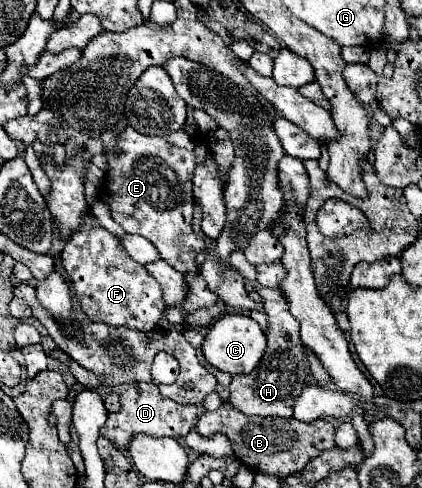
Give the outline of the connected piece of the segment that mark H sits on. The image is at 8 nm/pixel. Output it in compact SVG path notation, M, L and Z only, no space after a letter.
M235 250L229 258L229 266L235 268L263 298L265 312L269 318L269 332L267 332L267 352L261 358L259 366L251 374L233 376L231 380L231 392L229 392L229 404L241 410L245 416L281 416L291 418L293 416L293 400L299 396L301 388L307 382L307 360L303 354L303 344L299 338L299 326L293 314L289 314L289 304L285 302L279 288L263 288L257 282L255 266L249 264L243 256L243 252Z

